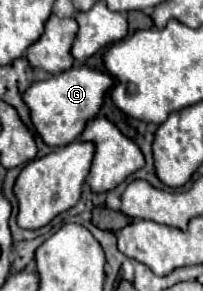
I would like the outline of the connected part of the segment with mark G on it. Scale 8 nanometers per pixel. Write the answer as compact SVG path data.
M75 64L73 68L55 74L47 80L33 82L25 94L23 102L29 108L31 122L37 130L37 134L43 138L49 146L65 146L79 138L85 124L97 116L105 94L113 88L113 78L105 72L97 72L87 68L85 64Z

